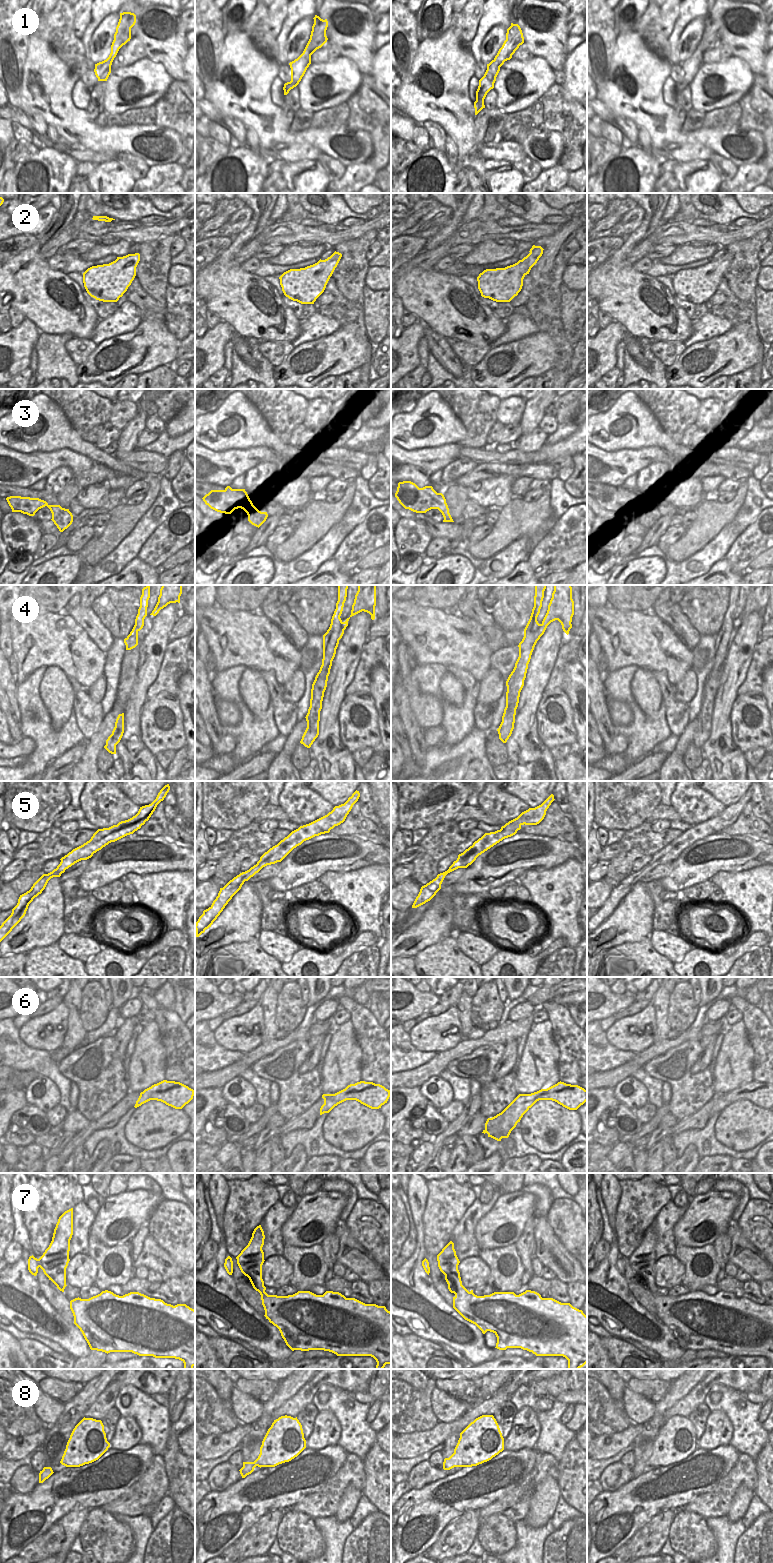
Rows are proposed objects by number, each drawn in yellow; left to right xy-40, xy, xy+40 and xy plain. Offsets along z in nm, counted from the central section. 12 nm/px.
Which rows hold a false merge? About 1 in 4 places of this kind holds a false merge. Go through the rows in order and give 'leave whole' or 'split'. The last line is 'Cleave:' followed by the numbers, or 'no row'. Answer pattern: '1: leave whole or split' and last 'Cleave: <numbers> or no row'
1: leave whole
2: leave whole
3: leave whole
4: split
5: leave whole
6: leave whole
7: leave whole
8: leave whole
Cleave: 4

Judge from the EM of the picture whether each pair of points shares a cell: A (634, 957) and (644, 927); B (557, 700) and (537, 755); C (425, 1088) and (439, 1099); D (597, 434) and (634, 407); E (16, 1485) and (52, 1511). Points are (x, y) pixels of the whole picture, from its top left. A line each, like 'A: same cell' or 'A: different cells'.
A: different cells
B: different cells
C: same cell
D: same cell
E: different cells

